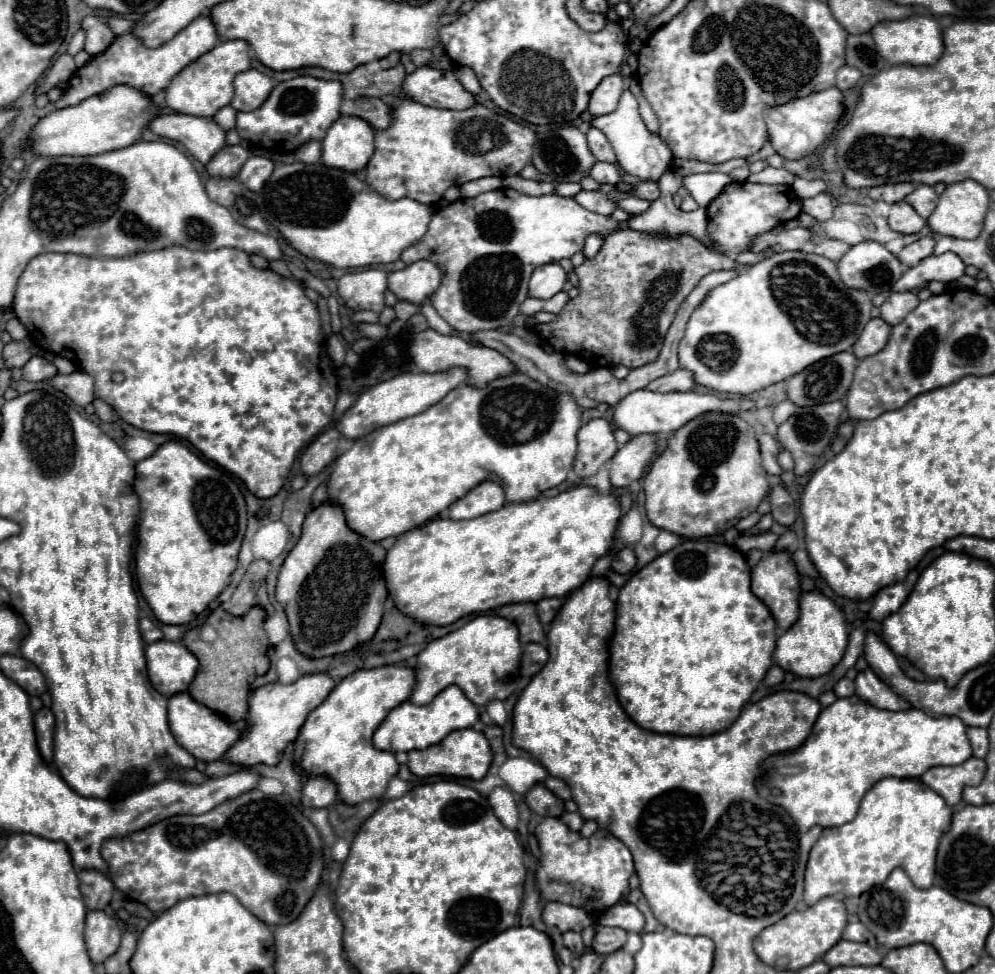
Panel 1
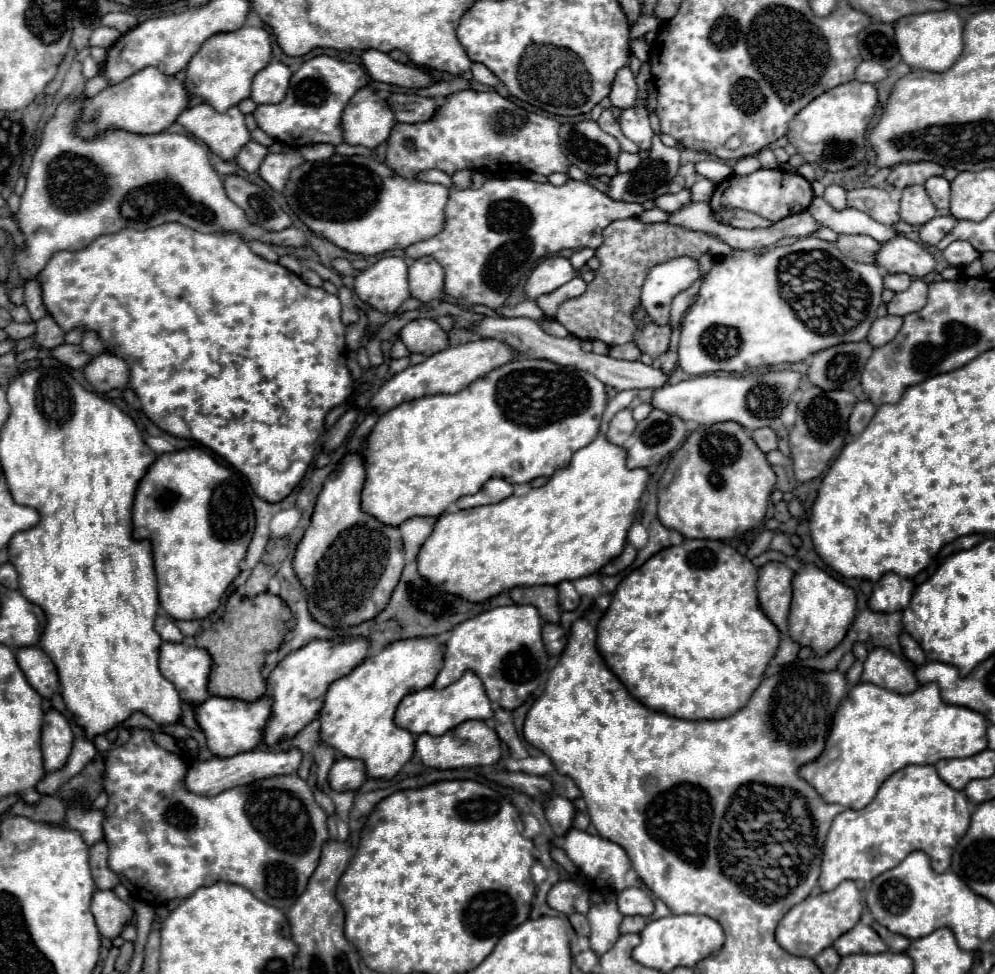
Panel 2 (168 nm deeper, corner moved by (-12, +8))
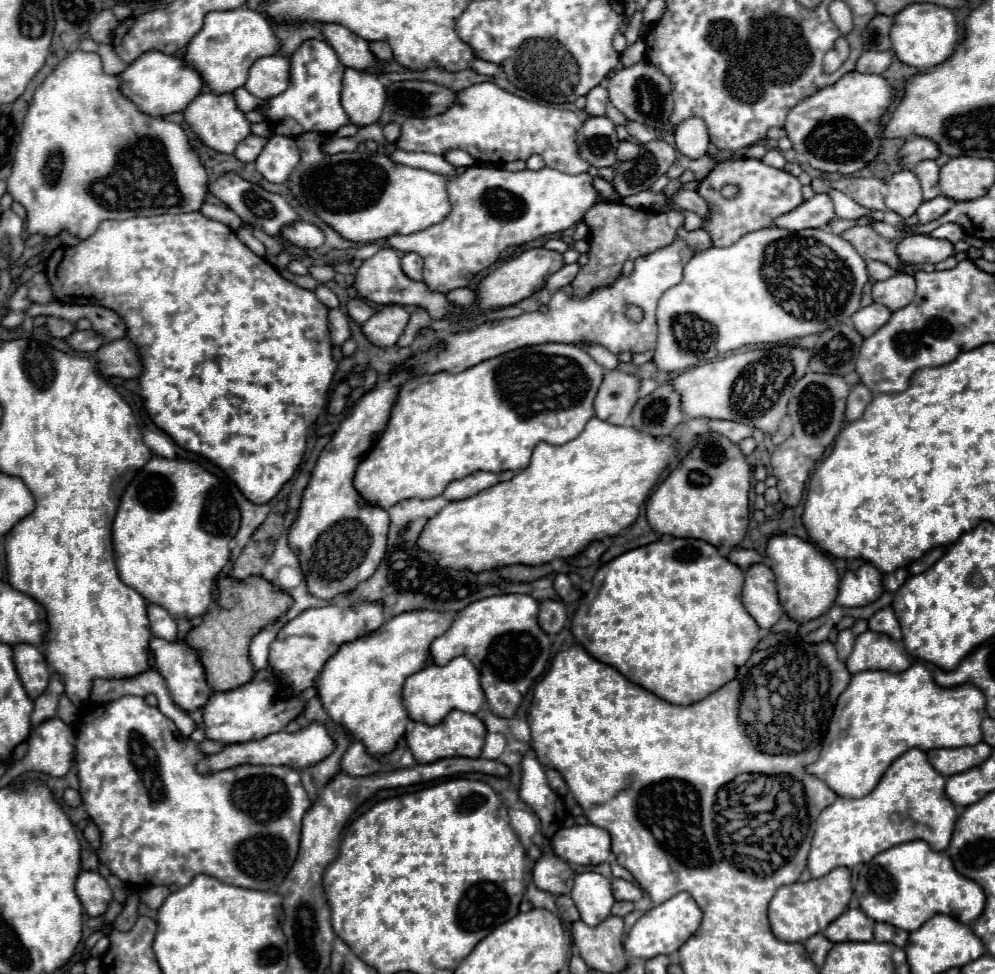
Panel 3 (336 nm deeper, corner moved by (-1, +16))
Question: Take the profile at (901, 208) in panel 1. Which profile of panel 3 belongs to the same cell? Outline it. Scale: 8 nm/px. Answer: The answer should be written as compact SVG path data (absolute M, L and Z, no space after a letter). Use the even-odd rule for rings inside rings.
M900 170L888 182L886 208L900 214L902 218L910 218L918 206L922 204L922 190L916 174L912 170Z

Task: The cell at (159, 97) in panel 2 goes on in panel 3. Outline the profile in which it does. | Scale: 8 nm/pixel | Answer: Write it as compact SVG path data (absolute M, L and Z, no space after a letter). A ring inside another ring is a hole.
M144 52L122 74L118 74L118 80L120 92L148 116L168 116L172 112L182 112L202 90L202 80L196 70L188 68L176 56L168 56L162 52Z

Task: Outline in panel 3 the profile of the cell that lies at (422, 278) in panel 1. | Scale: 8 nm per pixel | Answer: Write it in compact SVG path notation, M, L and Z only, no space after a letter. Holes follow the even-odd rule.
M414 252L404 254L404 258L402 258L402 270L404 270L404 274L408 278L420 280L422 278L422 258L418 254L414 254Z

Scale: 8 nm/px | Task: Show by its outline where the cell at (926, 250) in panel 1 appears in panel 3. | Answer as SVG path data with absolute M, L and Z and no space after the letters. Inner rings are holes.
M938 196L934 200L928 200L928 202L922 202L920 208L916 210L916 216L920 220L920 224L928 224L936 218L940 218L944 212L948 212L948 208L952 208L952 200L944 198L944 196Z

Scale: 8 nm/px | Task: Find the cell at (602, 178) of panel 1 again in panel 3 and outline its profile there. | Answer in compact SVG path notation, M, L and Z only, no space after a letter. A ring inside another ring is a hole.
M620 142L620 146L618 146L618 150L616 150L616 158L622 162L622 160L632 160L632 156L636 156L636 152L638 152L638 144L634 144L634 142Z

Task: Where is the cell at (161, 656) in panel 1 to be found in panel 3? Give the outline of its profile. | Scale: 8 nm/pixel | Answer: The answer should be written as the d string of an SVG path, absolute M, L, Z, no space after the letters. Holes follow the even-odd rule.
M152 638L150 640L150 654L154 656L156 668L158 668L160 676L164 678L168 694L176 706L192 712L196 708L202 708L208 702L212 688L208 688L208 684L206 684L204 668L198 660L196 650L192 650L186 642L168 642L168 640L160 640L160 638Z

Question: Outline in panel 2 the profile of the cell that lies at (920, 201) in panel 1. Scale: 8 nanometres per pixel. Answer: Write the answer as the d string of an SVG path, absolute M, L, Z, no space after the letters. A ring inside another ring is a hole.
M933 176L931 180L927 180L925 190L939 210L949 208L949 182L943 176Z

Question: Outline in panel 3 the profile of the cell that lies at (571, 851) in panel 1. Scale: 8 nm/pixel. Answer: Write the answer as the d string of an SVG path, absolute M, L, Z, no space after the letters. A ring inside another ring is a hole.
M594 824L560 828L552 838L552 850L568 864L598 866L610 856L610 834Z

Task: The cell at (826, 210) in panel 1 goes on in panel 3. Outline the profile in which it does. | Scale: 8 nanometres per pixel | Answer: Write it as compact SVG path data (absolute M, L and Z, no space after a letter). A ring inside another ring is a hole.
M820 192L820 194L814 194L814 198L802 202L794 210L790 210L788 214L774 218L772 226L784 228L788 232L798 232L804 228L822 228L832 218L836 218L832 198L826 192Z

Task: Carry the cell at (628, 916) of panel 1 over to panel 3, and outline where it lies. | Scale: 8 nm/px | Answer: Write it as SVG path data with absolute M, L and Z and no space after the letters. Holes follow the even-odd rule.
M621 878L612 880L612 892L616 900L628 900L628 902L638 902L642 898L642 889L634 881Z

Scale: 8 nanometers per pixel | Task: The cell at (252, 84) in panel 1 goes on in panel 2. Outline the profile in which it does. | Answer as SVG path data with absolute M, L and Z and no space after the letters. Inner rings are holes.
M281 62L267 64L253 80L251 100L255 104L277 104L285 98L289 88L291 70Z

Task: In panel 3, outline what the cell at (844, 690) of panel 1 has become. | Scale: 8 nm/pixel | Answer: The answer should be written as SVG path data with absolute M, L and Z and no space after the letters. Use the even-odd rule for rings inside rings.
M842 630L838 634L838 642L836 642L836 650L838 650L838 660L840 662L844 662L850 656L852 644L854 644L854 634L850 630Z

